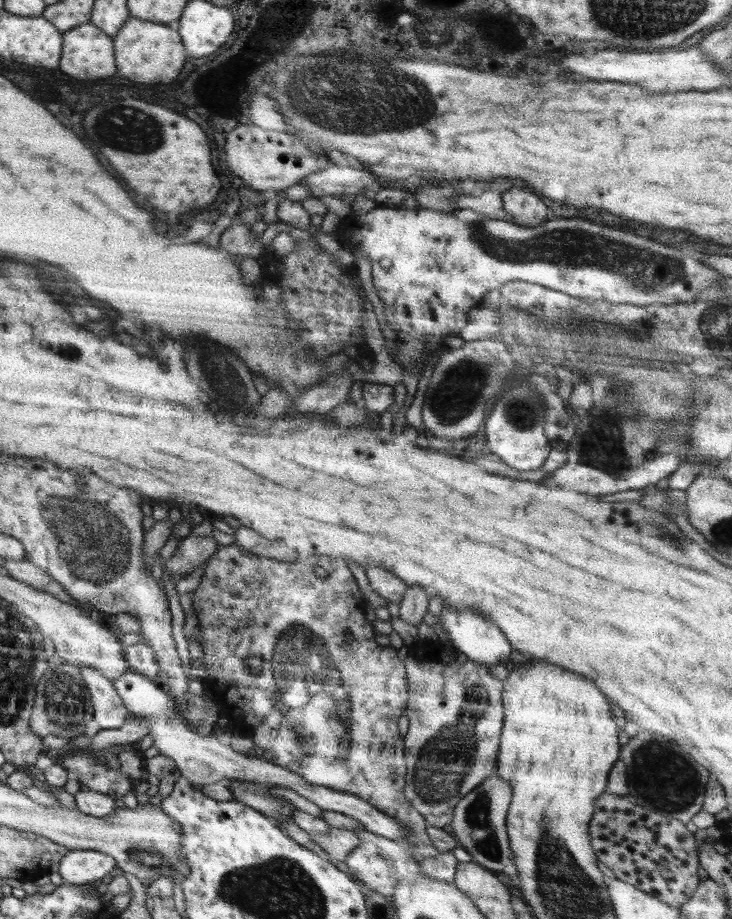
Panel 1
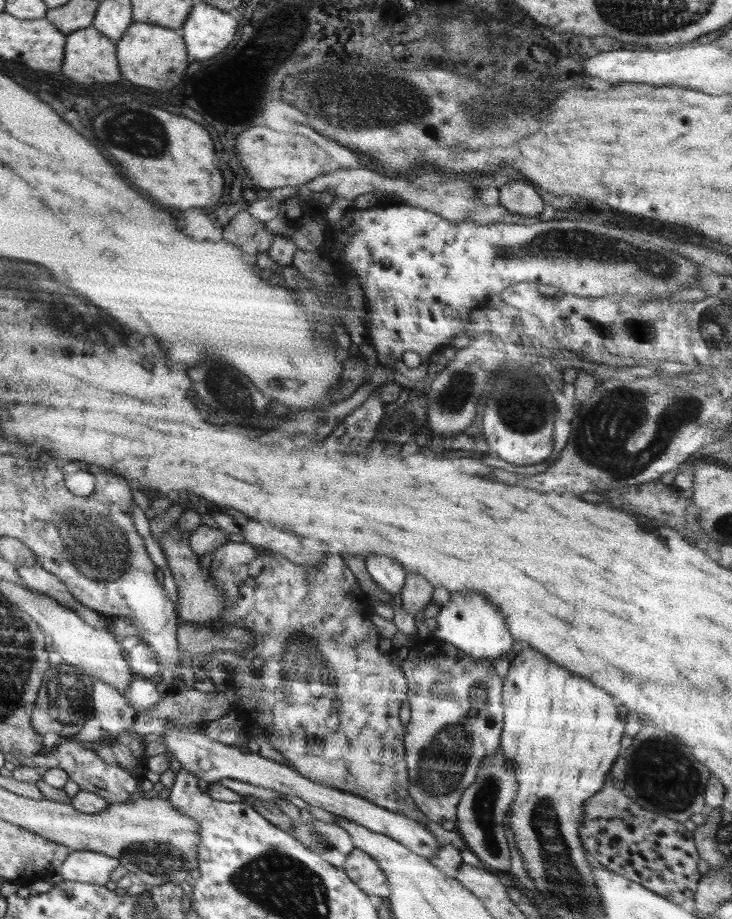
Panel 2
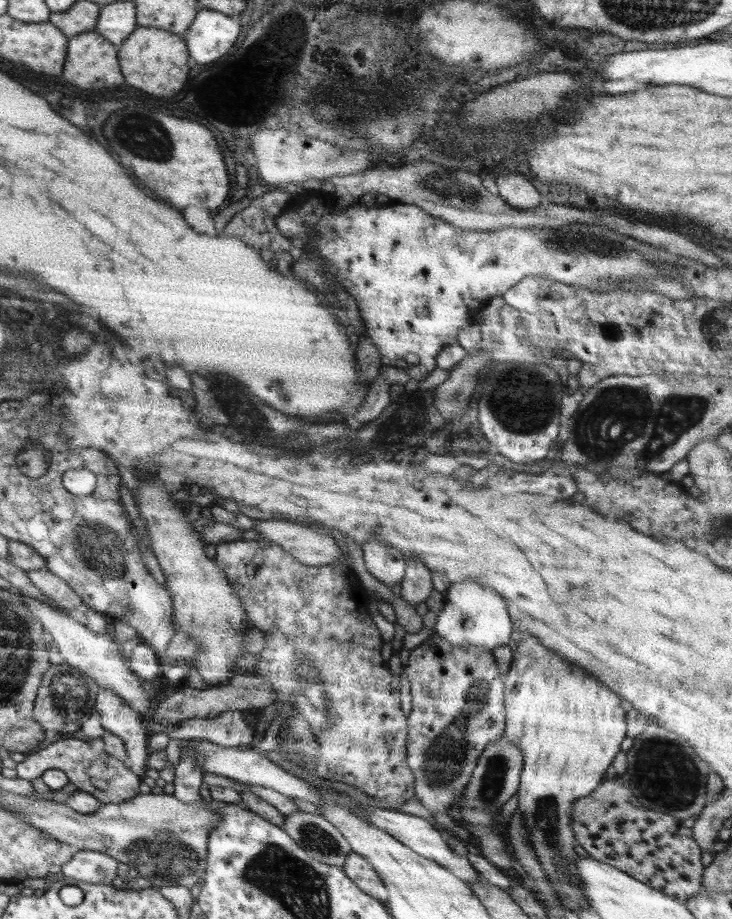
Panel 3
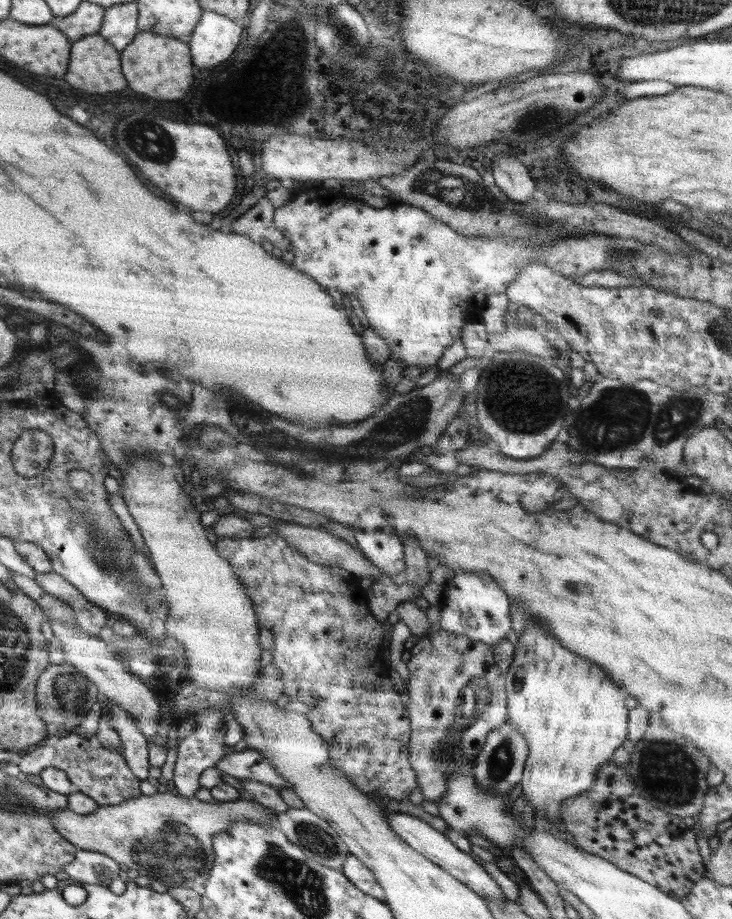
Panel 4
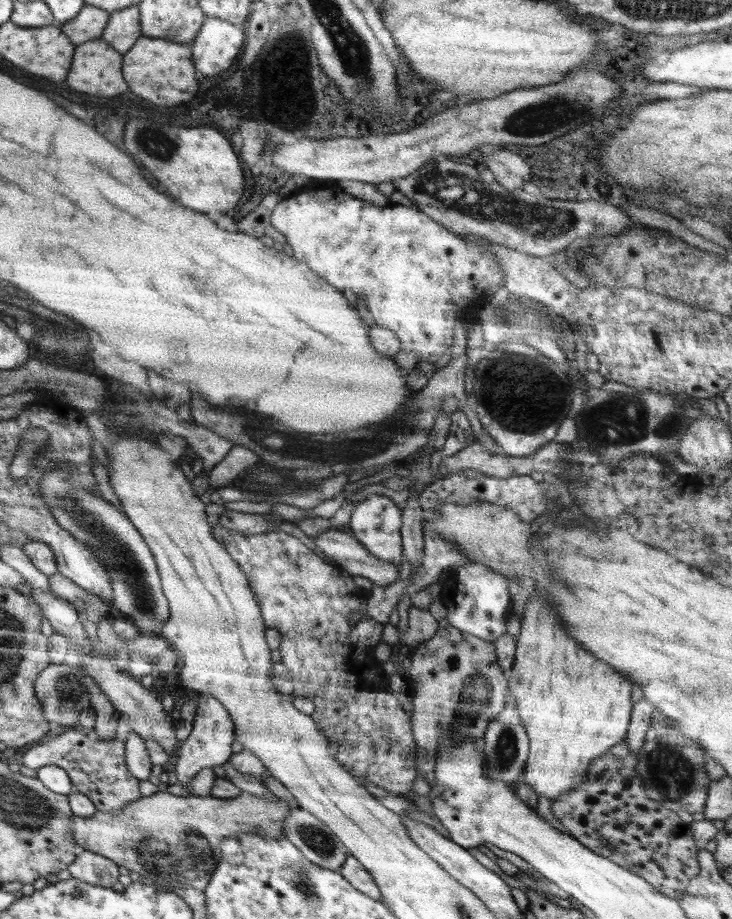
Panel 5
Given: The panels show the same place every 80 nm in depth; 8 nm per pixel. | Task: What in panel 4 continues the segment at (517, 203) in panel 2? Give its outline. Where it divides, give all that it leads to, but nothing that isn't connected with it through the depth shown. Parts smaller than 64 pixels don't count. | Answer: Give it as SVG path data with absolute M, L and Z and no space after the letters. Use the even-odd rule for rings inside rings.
M500 156L492 164L494 184L512 200L526 202L532 198L534 181L530 180L528 170L516 156Z

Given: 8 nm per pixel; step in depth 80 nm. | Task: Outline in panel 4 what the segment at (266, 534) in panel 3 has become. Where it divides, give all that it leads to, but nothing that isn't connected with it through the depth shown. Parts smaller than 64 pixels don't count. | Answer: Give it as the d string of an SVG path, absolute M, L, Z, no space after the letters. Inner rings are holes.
M277 524L276 534L284 537L292 548L295 548L300 552L300 556L307 557L308 560L319 565L326 566L338 566L344 570L356 575L357 577L364 579L376 578L379 580L381 572L378 567L371 564L364 558L360 550L352 550L352 546L346 542L343 538L338 538L330 532L324 532L324 530L316 530L316 528L304 528L304 526L298 526L298 524Z

